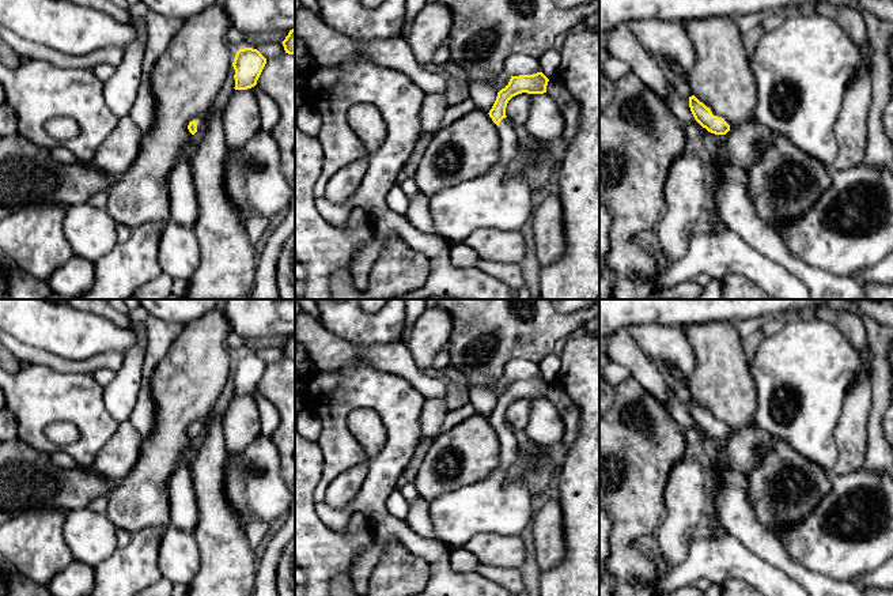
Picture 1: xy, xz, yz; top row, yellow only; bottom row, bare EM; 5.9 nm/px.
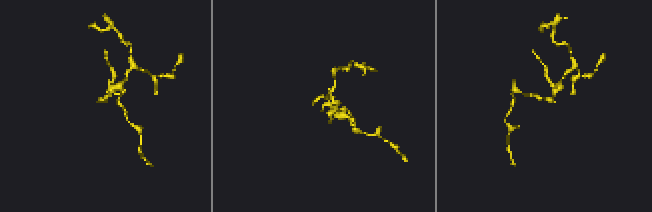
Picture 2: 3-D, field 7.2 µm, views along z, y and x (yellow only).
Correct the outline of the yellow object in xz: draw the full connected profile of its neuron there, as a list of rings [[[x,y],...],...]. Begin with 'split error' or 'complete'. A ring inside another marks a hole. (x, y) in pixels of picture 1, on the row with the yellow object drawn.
split error | [[[542,72],[511,76],[508,84],[497,93],[488,114],[500,131],[499,158],[484,174],[428,197],[438,235],[459,244],[476,230],[521,231],[530,220],[533,193],[522,176],[508,176],[518,158],[519,139],[506,116],[506,107],[518,94],[546,93],[548,82]]]

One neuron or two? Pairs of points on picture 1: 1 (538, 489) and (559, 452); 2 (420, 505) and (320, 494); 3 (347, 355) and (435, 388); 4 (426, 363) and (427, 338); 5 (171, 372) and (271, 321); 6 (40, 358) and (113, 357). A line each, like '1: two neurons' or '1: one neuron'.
1: one neuron
2: two neurons
3: one neuron
4: one neuron
5: two neurons
6: one neuron

